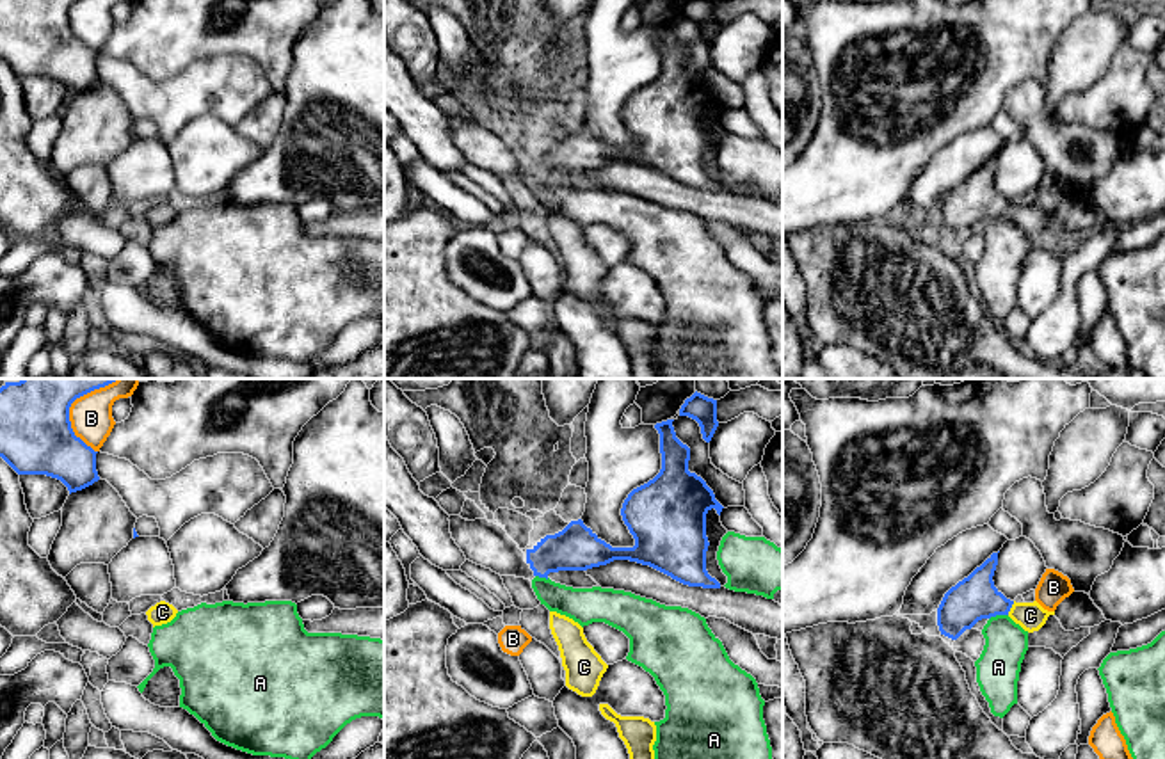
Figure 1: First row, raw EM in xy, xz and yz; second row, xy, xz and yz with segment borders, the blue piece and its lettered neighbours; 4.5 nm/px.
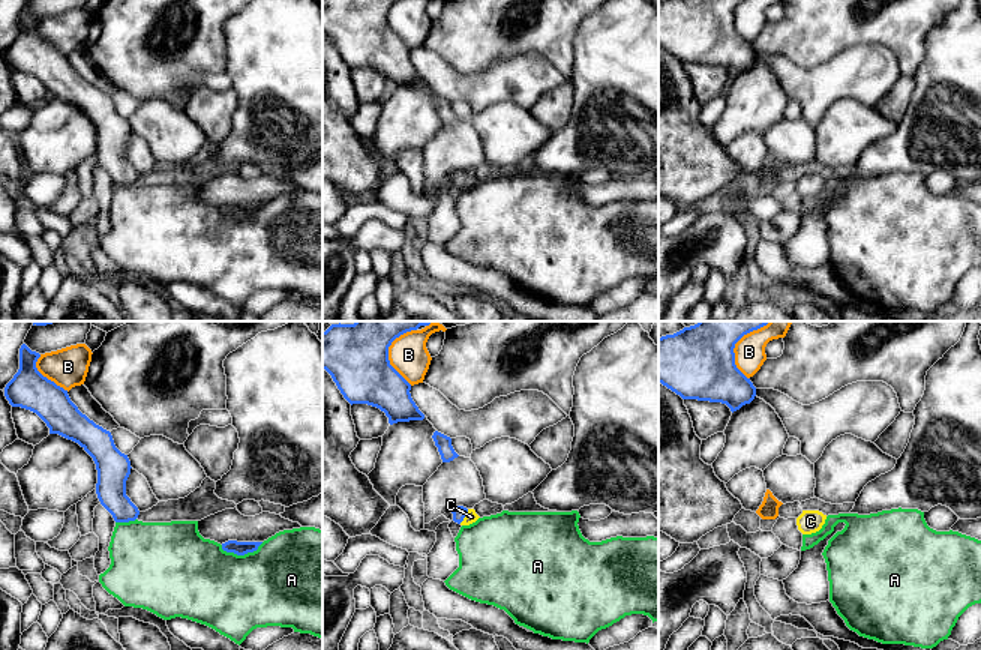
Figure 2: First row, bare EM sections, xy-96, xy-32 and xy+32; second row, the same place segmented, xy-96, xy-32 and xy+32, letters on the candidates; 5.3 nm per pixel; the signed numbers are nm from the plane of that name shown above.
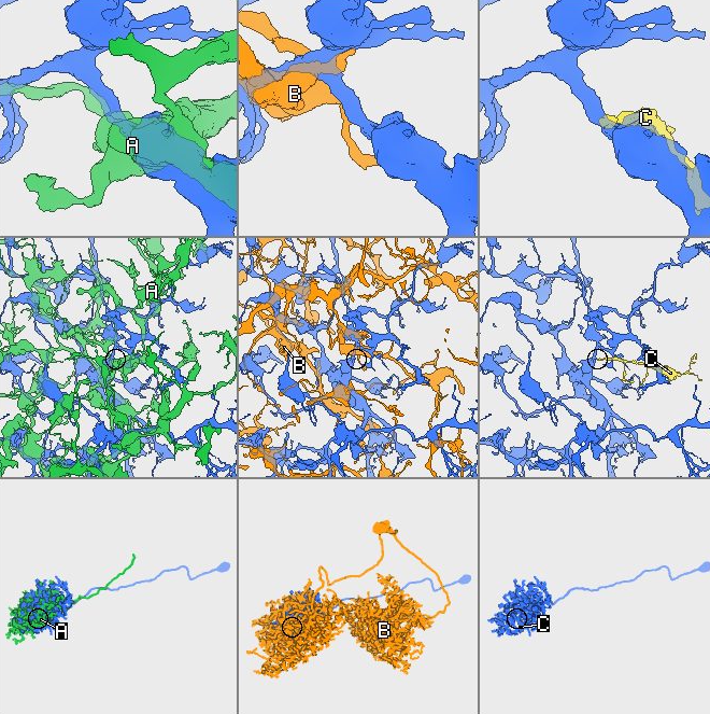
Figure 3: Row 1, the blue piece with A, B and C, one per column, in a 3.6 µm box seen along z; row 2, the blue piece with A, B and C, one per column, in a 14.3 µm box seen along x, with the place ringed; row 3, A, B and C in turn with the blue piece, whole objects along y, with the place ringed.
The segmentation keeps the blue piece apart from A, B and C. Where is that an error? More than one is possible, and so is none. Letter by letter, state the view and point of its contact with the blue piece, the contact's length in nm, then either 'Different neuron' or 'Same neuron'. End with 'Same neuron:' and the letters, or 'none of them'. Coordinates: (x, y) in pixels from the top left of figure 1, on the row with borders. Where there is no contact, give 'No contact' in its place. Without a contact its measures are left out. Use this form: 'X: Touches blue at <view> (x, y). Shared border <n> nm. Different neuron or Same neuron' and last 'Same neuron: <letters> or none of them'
A: Touches blue at yz (998, 614). Shared border 90 nm. Different neuron
B: Touches blue at xy (70, 406). Shared border 360 nm. Different neuron
C: Touches blue at yz (1011, 607). Shared border 70 nm. Same neuron
Same neuron: C

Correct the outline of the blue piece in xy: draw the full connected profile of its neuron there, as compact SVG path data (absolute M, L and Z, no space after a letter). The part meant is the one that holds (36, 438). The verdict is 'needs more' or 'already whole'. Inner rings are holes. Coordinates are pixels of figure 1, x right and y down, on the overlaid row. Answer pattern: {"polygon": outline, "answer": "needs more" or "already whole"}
{"polygon": "M21 379L0 387L0 457L18 475L60 480L69 494L100 480L96 453L75 435L71 403L117 379Z", "answer": "already whole"}

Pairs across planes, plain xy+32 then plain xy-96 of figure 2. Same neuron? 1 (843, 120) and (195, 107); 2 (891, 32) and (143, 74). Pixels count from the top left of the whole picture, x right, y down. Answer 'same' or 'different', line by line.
1: different
2: same

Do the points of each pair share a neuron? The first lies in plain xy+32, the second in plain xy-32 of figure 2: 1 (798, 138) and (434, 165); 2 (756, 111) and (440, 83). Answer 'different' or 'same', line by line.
1: same
2: different

